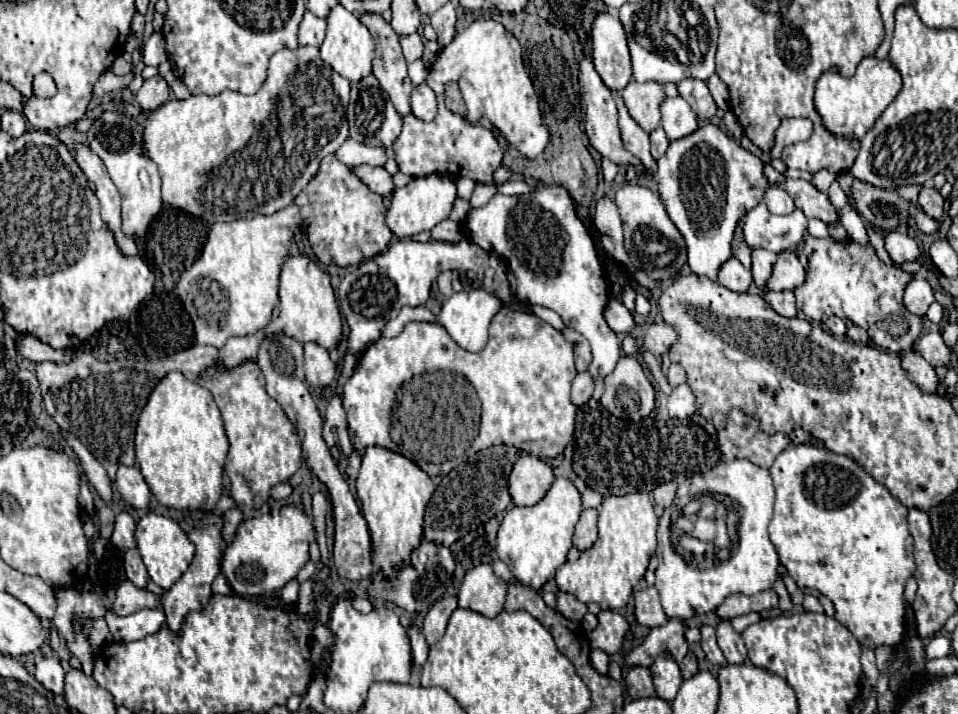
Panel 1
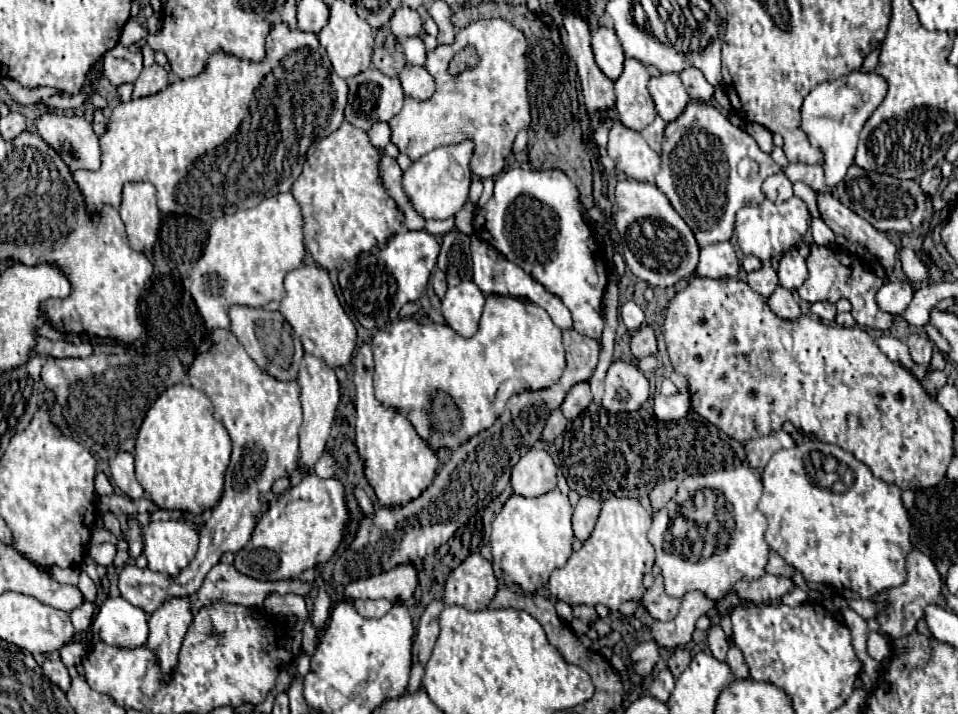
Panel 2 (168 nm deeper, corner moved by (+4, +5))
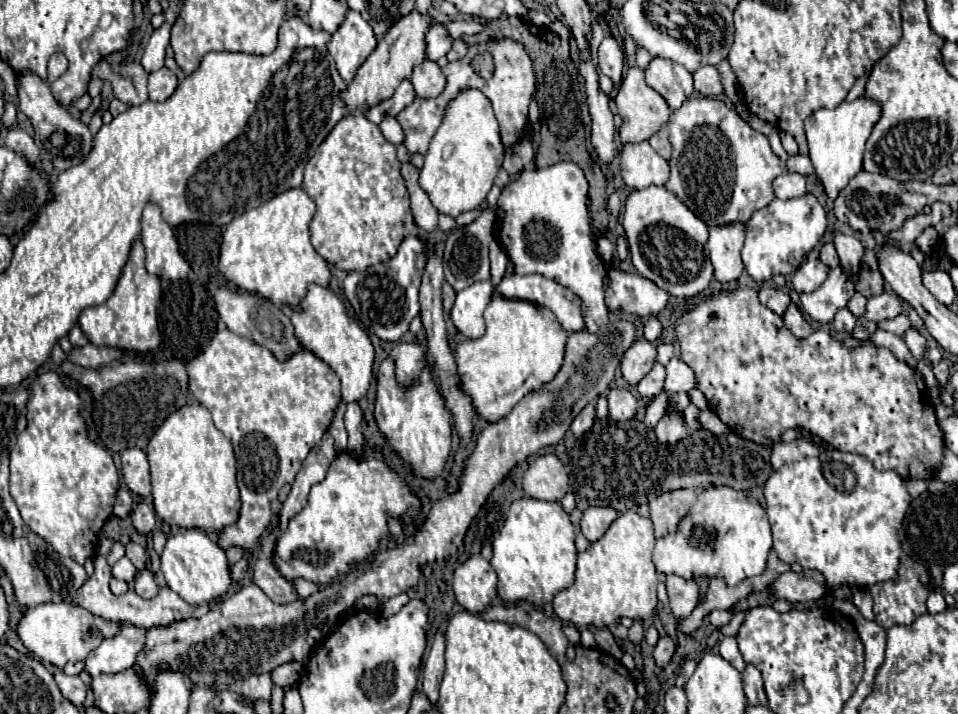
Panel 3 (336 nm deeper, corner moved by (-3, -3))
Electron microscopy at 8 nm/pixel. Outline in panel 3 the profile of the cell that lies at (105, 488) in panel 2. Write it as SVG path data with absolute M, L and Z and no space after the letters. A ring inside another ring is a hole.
M120 488L118 496L116 496L116 504L114 504L114 516L128 518L130 512L132 512L132 496L126 488Z

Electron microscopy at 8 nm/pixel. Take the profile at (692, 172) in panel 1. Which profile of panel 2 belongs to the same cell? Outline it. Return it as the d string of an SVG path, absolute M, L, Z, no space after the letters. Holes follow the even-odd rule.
M691 102L685 112L665 128L661 170L655 176L655 184L693 230L699 248L705 248L731 238L737 210L765 200L761 184L779 170L781 166L777 166L769 154L761 152L747 132L733 126L721 110L711 104Z

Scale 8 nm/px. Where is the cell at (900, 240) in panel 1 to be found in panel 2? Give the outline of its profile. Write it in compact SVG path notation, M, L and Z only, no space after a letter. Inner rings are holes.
M901 248L899 250L899 260L901 260L903 272L907 274L907 278L911 282L921 282L921 280L925 280L929 276L927 268L921 264L921 260L915 256L915 252L911 248Z

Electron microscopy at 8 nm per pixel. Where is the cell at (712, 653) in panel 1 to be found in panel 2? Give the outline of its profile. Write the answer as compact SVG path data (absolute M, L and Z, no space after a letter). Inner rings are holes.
M711 626L711 628L709 628L707 642L709 642L709 650L711 650L711 654L713 654L717 660L725 662L727 648L729 648L729 638L727 638L725 632L721 630L721 626Z

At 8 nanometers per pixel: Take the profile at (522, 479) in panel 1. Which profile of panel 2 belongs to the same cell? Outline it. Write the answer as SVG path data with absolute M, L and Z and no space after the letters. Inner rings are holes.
M531 448L511 470L513 492L523 498L541 496L555 488L557 468L545 450Z

